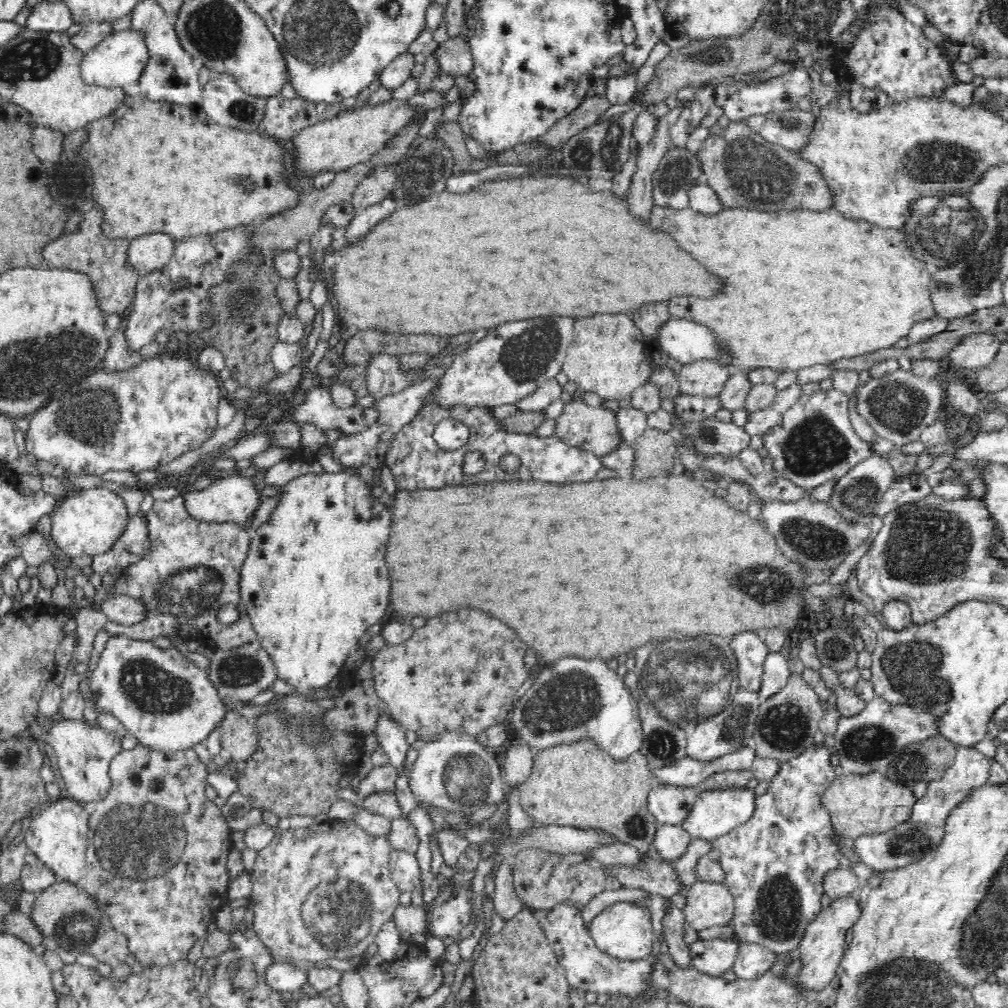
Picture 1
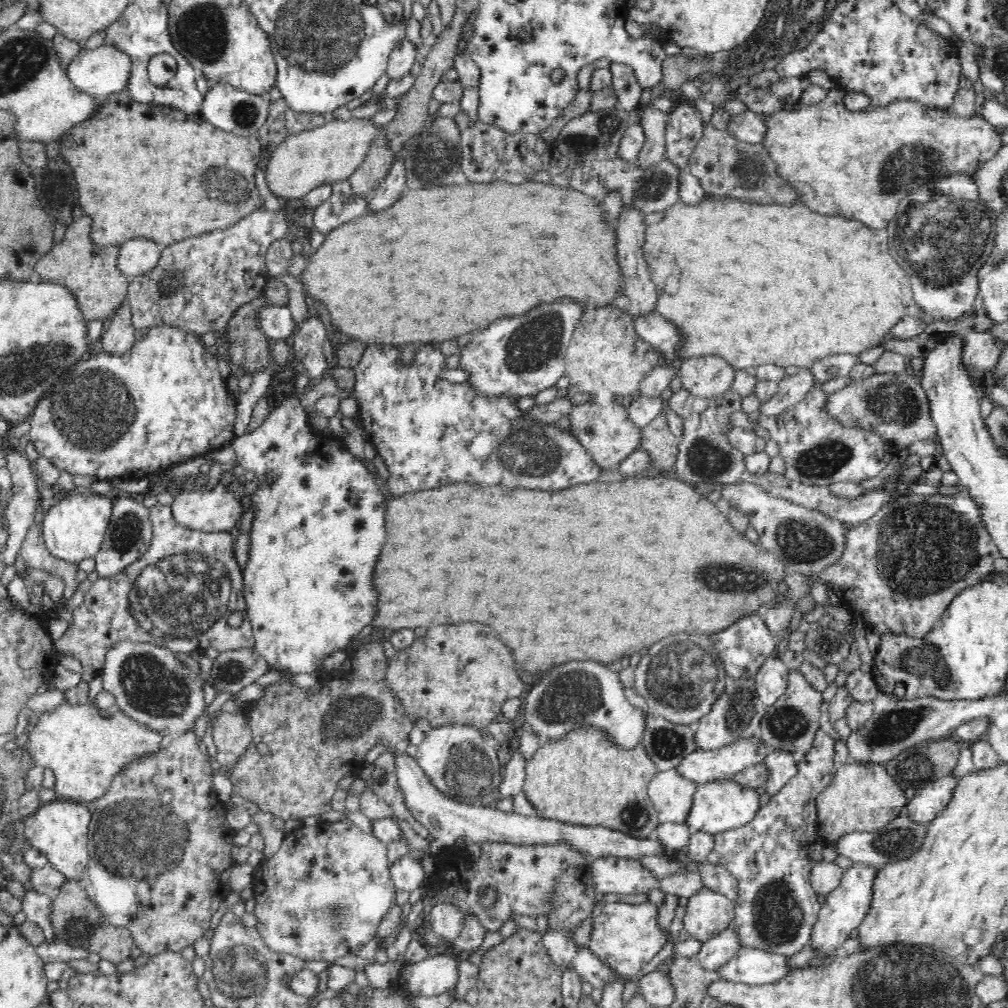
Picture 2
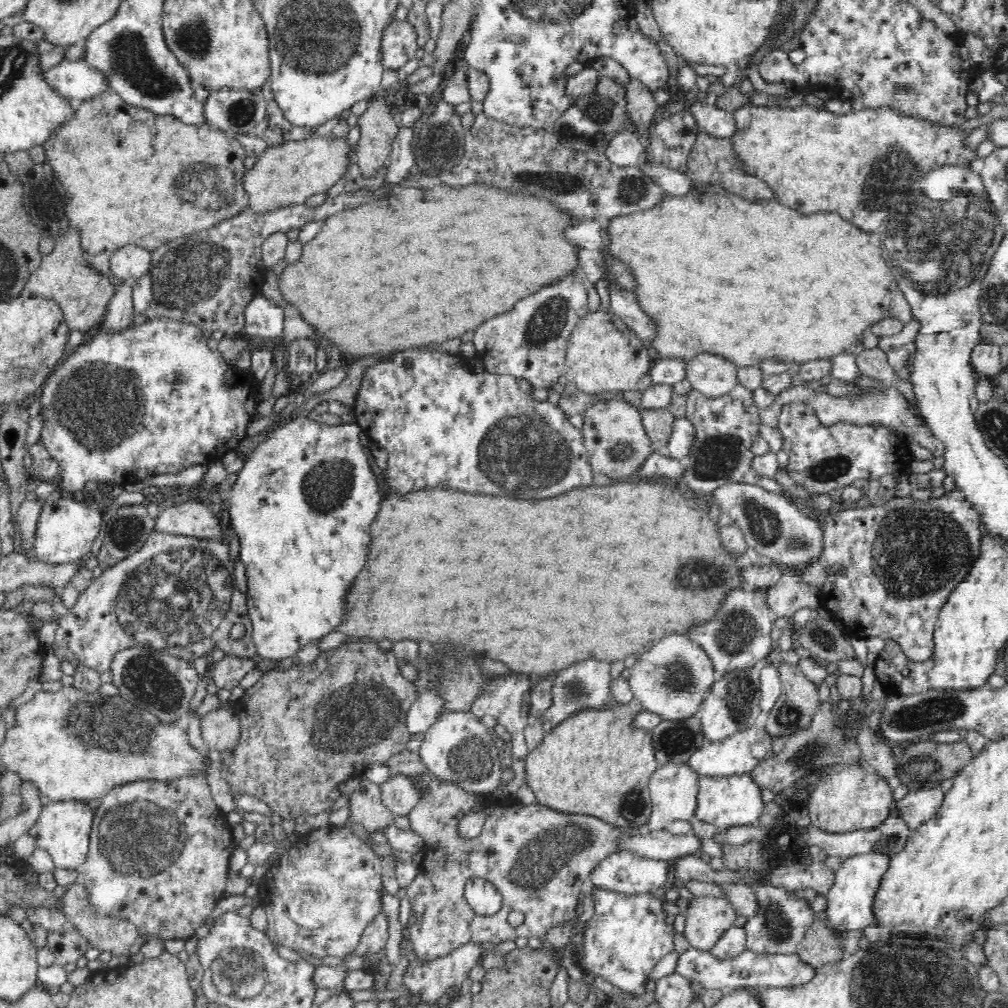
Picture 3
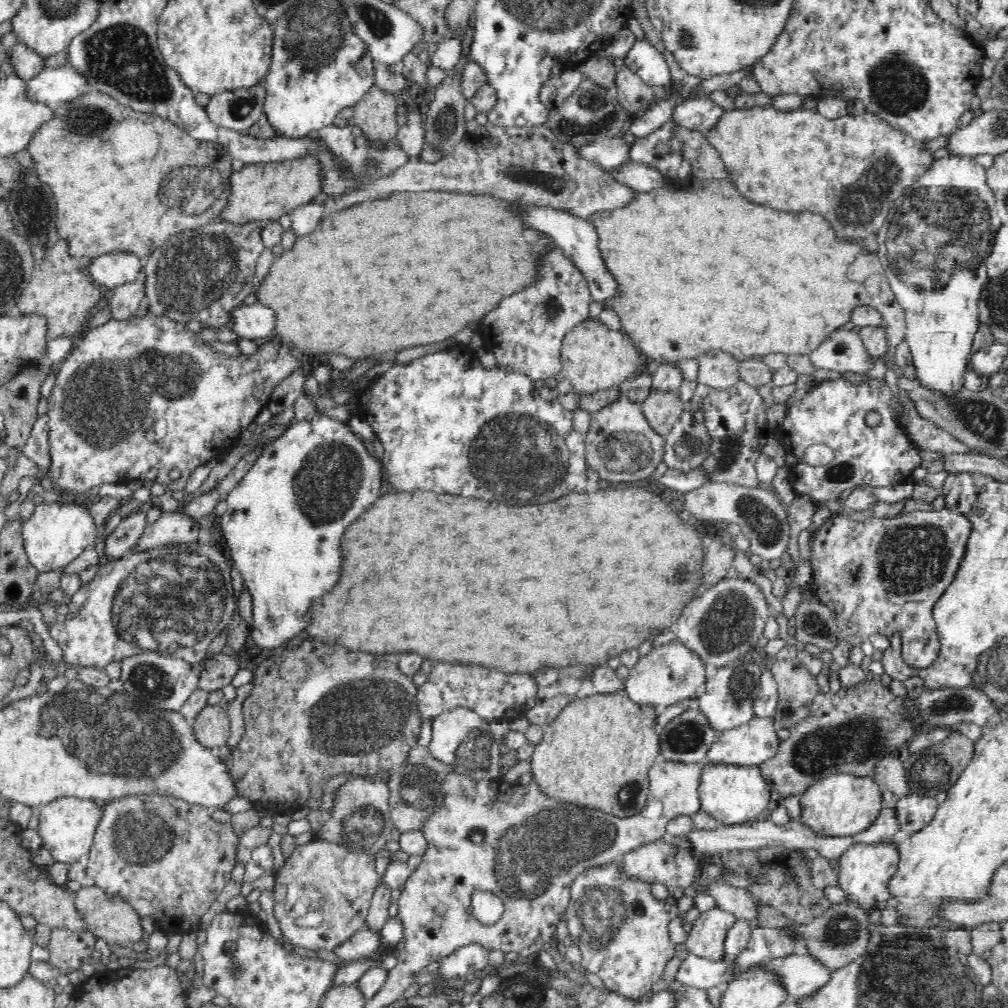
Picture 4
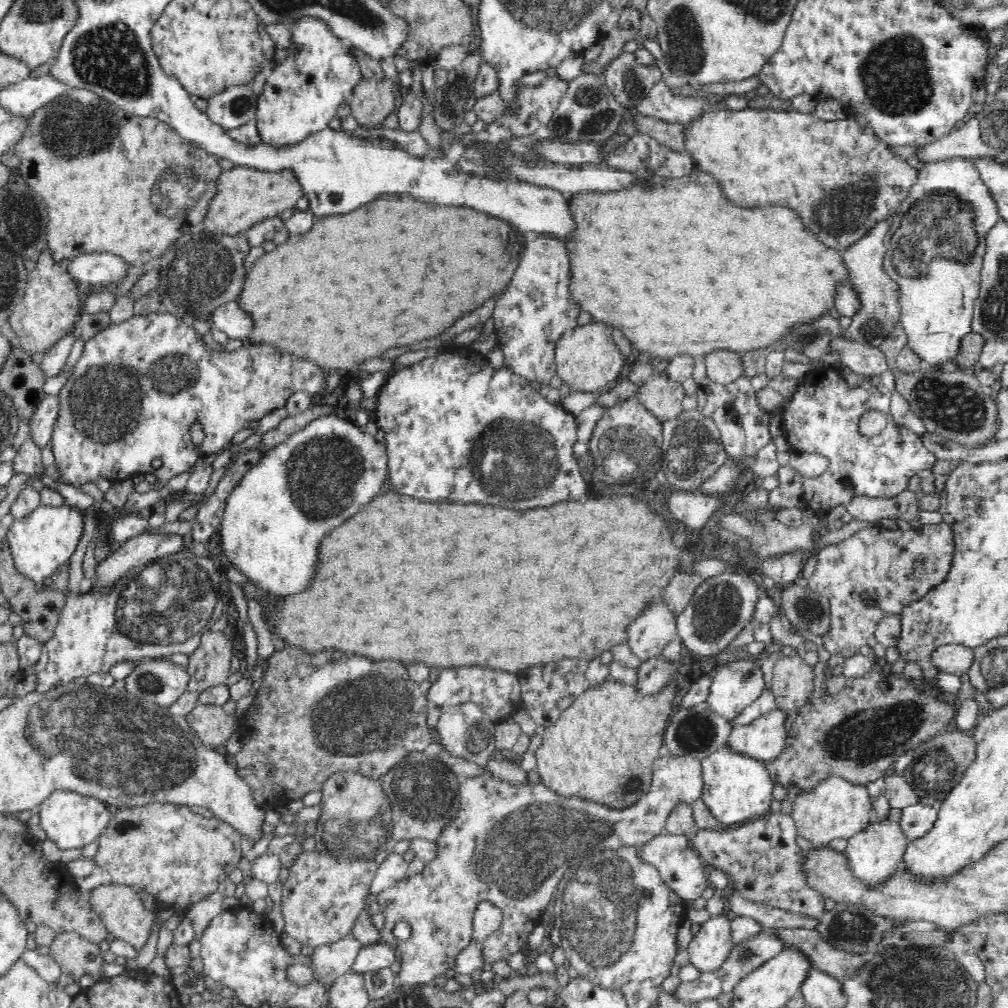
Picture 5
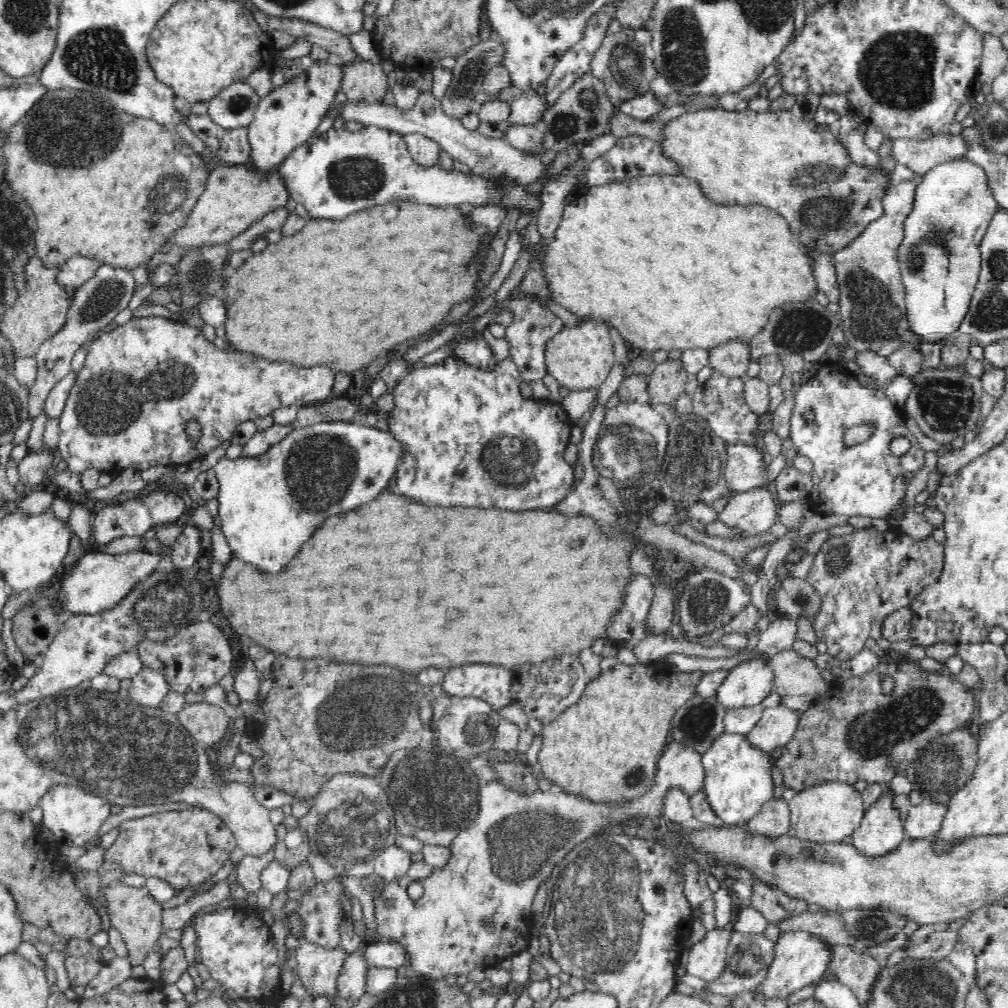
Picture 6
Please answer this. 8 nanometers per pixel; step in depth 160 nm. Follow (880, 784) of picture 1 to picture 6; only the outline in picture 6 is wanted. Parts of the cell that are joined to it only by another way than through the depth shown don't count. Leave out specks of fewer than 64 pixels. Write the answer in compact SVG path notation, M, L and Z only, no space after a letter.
M827 781L810 789L799 791L787 805L790 809L790 822L796 838L817 843L841 842L852 836L866 814L862 793L853 785L840 781Z

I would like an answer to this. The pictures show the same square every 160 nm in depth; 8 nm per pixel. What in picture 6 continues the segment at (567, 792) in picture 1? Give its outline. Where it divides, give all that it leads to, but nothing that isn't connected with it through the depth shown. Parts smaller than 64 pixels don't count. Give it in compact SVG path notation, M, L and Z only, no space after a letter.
M663 658L659 659L655 664L641 665L637 663L632 666L627 666L622 663L616 664L614 668L608 672L601 672L595 679L587 685L586 691L581 695L580 701L575 706L566 709L560 716L556 718L550 725L545 725L541 736L543 743L539 750L538 766L543 776L548 779L554 786L560 786L564 792L568 794L586 796L586 800L592 802L607 803L608 805L622 805L629 803L636 797L648 792L654 784L655 773L657 772L657 761L659 756L666 749L666 739L672 724L672 717L676 714L685 703L688 703L695 696L695 688L699 684L699 680L704 673L702 671L695 672L679 672L671 666Z

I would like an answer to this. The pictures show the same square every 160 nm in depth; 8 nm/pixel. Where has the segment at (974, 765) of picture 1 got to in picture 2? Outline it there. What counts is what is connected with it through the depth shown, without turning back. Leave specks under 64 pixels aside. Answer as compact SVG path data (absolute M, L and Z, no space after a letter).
M951 773L920 788L906 804L910 819L925 825L932 822L950 804L958 782L960 778Z

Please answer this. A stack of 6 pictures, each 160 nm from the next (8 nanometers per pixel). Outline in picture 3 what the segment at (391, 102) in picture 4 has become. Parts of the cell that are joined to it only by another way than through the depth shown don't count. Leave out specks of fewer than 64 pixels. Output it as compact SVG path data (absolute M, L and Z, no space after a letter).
M384 98L369 100L367 110L358 118L360 136L355 163L364 181L376 179L385 173L392 144L399 131L391 105Z

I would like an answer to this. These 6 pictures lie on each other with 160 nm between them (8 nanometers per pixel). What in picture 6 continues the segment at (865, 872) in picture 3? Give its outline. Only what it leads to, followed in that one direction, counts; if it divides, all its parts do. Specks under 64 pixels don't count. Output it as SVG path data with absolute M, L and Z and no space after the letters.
M887 790L885 794L880 796L880 800L876 800L874 806L867 808L866 814L860 826L854 830L852 834L852 844L863 856L877 858L884 856L888 852L895 850L906 838L906 830L903 825L901 814L891 805L891 791Z

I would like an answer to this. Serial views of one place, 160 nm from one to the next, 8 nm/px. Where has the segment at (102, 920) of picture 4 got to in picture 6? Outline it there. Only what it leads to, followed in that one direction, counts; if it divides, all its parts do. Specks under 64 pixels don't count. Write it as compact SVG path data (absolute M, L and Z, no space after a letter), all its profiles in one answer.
M118 881L102 888L102 896L108 908L111 926L122 936L128 949L127 959L131 968L143 964L148 952L157 942L159 936L165 932L163 928L162 904L156 901L149 893L147 887L132 887Z

